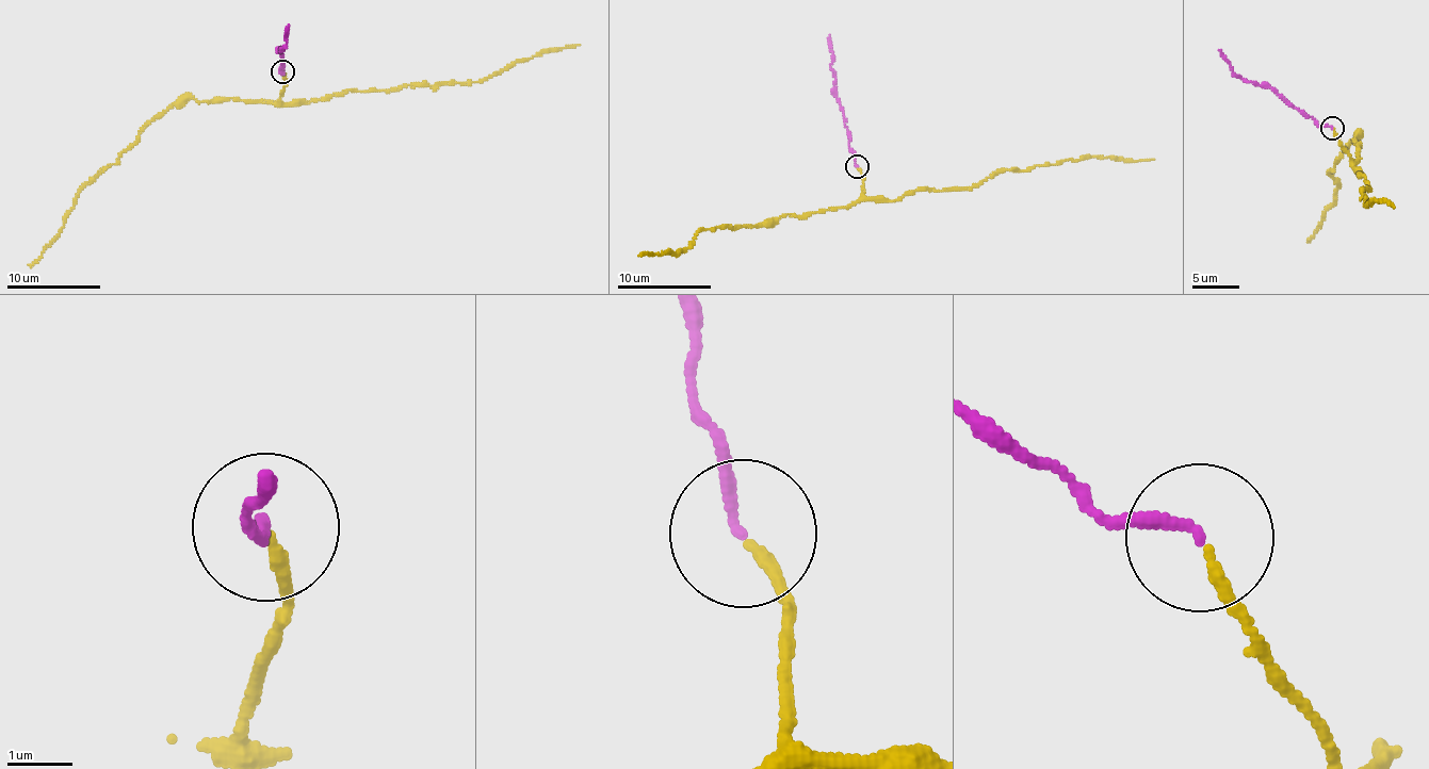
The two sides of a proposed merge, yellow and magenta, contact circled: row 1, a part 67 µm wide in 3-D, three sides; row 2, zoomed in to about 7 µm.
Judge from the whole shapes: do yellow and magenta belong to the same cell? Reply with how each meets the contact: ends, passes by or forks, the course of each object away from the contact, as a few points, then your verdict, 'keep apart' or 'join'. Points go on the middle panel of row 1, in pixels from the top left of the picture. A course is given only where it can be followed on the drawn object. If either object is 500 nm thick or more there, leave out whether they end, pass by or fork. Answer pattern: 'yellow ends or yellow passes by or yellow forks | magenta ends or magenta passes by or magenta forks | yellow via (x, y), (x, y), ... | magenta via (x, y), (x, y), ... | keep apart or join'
yellow ends | magenta ends | yellow via (858, 168), (864, 190), (847, 207), (704, 229), (678, 256), (670, 250), (638, 256) | magenta via (858, 166), (830, 67), (833, 54), (829, 34) | join

